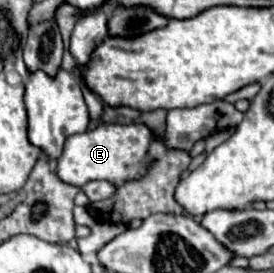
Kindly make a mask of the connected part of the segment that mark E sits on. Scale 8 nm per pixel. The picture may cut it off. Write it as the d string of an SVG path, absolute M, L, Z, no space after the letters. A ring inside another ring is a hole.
M102 123L92 131L78 133L68 137L62 157L56 161L56 173L62 181L82 187L88 181L104 179L112 185L120 187L126 181L134 181L134 177L142 177L152 165L152 159L148 155L150 145L156 141L154 133L144 123Z

